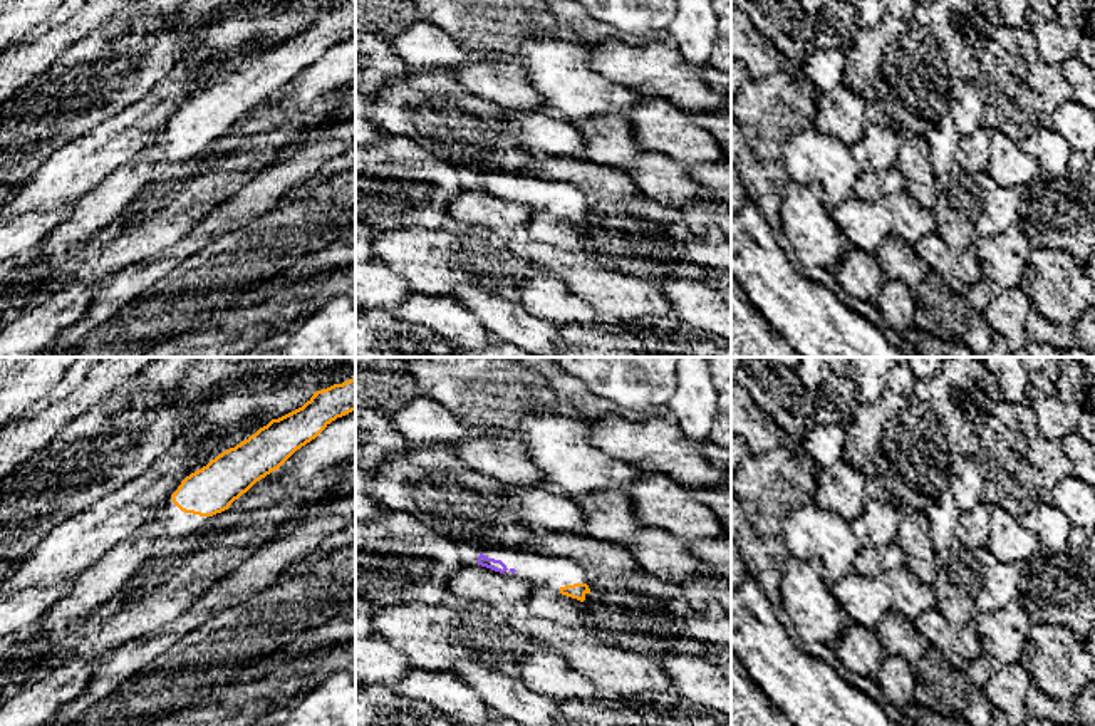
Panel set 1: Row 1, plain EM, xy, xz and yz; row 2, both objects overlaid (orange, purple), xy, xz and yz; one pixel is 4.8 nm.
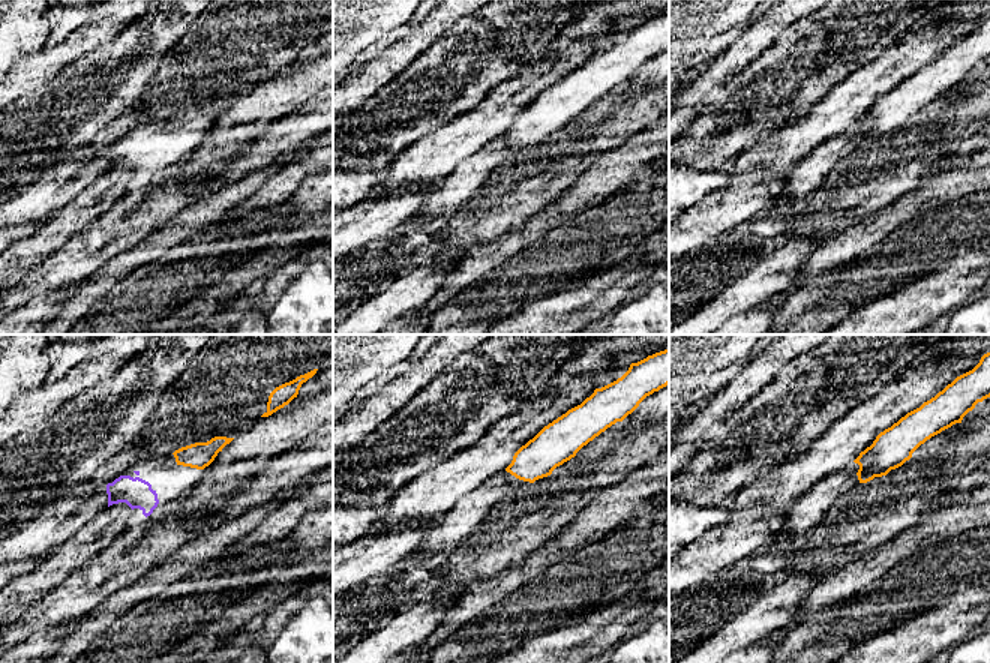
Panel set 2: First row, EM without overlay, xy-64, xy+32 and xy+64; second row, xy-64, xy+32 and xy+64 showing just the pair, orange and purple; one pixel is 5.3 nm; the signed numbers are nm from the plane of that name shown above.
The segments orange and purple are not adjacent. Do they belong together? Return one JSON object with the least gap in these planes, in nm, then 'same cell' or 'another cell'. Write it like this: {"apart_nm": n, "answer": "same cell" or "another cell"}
{"apart_nm": 240, "answer": "same cell"}

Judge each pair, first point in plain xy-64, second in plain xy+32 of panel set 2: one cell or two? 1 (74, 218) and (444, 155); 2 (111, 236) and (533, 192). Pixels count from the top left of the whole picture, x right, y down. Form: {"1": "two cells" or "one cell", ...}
{"1": "two cells", "2": "one cell"}

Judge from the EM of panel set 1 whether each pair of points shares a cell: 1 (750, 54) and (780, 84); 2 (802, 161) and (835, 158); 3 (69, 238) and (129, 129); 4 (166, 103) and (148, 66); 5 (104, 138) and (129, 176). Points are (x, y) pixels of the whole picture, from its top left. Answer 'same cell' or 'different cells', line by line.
1: different cells
2: same cell
3: different cells
4: different cells
5: different cells

